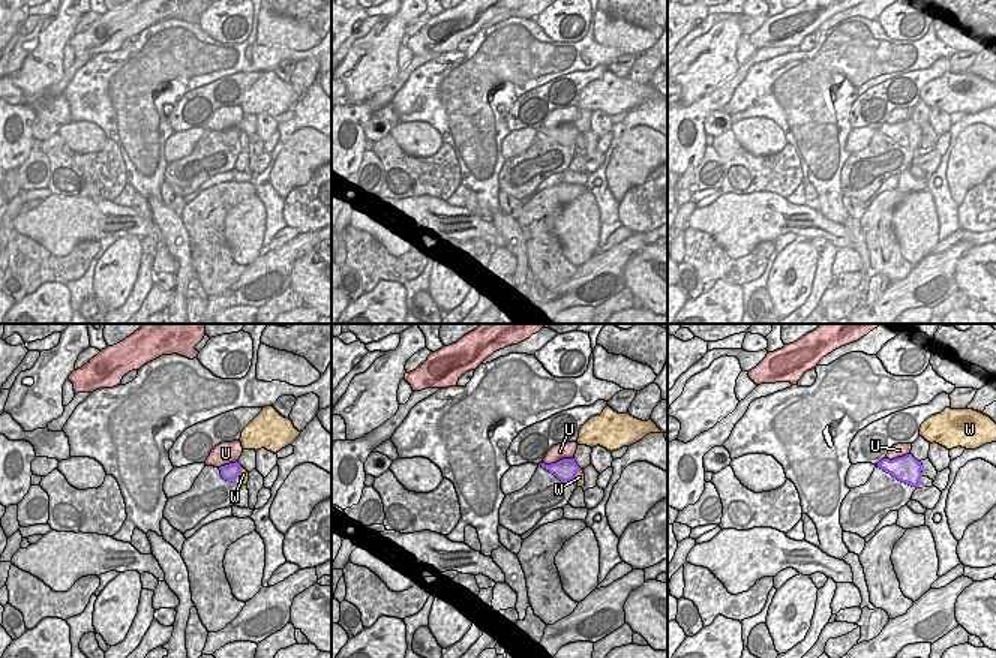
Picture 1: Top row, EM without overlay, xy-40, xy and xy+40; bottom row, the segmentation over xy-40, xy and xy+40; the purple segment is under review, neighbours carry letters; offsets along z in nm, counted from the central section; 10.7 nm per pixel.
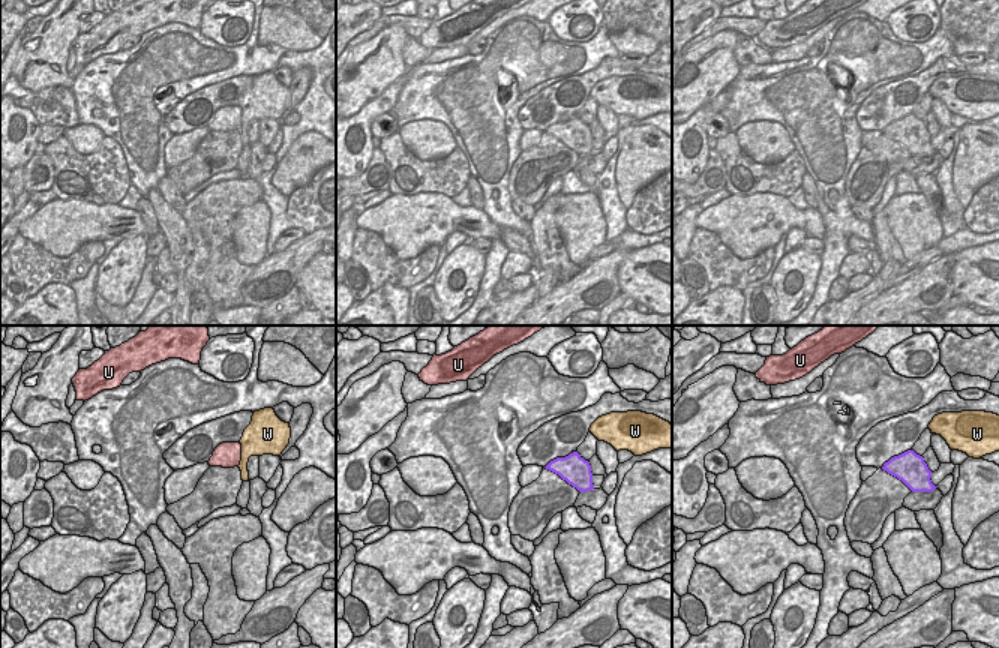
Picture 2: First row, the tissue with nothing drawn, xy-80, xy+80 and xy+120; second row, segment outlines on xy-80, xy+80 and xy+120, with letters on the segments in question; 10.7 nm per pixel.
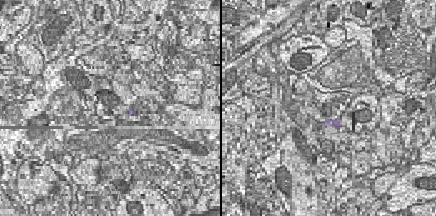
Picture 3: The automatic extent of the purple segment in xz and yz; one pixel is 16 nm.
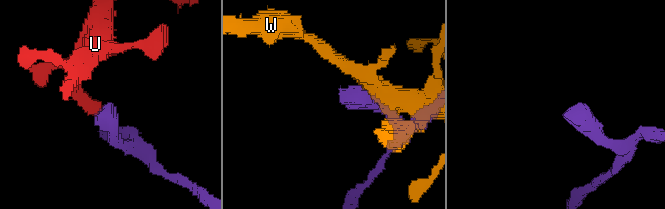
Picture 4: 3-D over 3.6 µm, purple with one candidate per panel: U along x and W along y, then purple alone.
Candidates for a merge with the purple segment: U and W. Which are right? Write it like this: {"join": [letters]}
{"join": []}

